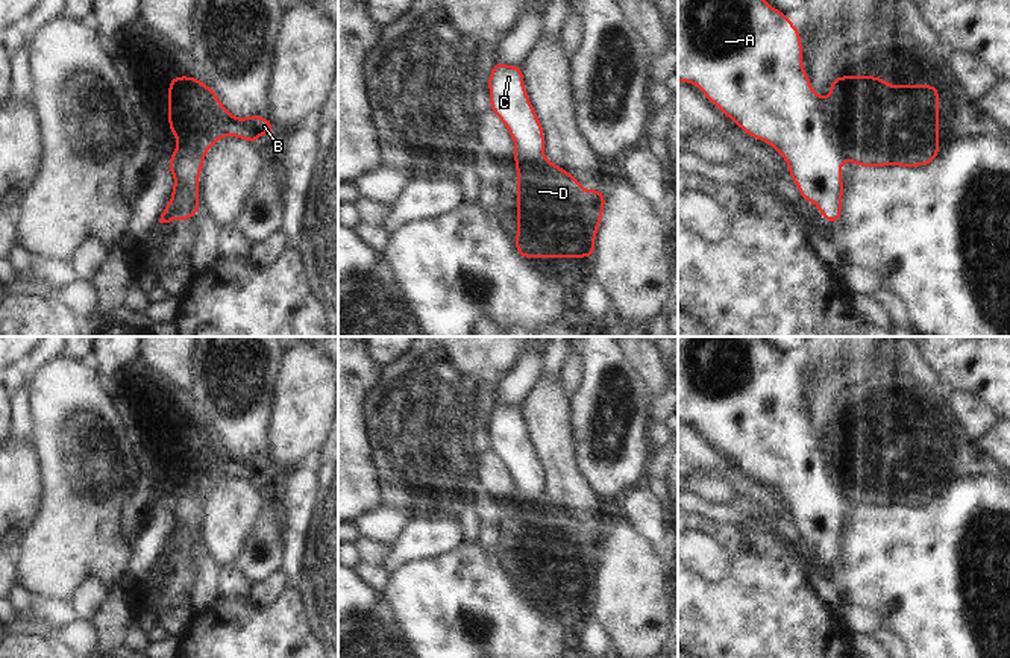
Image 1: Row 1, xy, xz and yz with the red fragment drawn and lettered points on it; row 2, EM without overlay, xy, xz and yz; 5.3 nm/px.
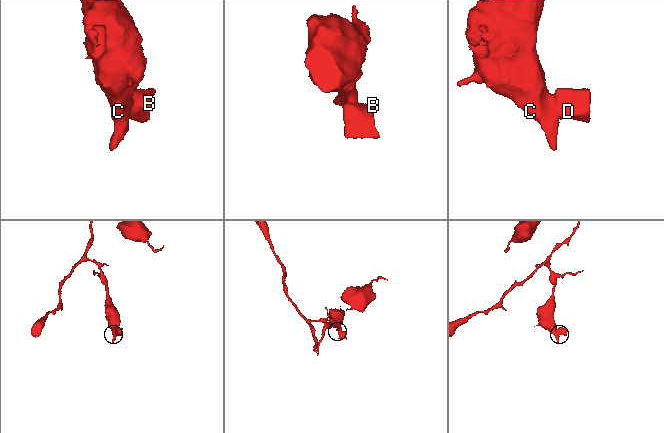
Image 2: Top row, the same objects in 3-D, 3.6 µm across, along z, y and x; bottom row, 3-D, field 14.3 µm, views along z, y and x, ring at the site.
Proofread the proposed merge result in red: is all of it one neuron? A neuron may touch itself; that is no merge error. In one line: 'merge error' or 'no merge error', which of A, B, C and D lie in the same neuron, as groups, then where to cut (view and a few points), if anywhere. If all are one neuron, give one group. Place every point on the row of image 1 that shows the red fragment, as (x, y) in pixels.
merge error | A C / B D | yz (828, 108), (833, 140), (845, 159)

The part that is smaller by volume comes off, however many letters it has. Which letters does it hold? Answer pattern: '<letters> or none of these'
B, D

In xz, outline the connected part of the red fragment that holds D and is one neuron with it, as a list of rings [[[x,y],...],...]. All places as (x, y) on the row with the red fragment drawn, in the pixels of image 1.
[[[546,156],[514,158],[517,233],[514,247],[528,258],[591,258],[605,211],[602,190],[585,190]]]

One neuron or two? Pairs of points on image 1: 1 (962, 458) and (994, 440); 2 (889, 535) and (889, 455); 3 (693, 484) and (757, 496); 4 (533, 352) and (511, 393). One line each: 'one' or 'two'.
1: two
2: one
3: two
4: one

